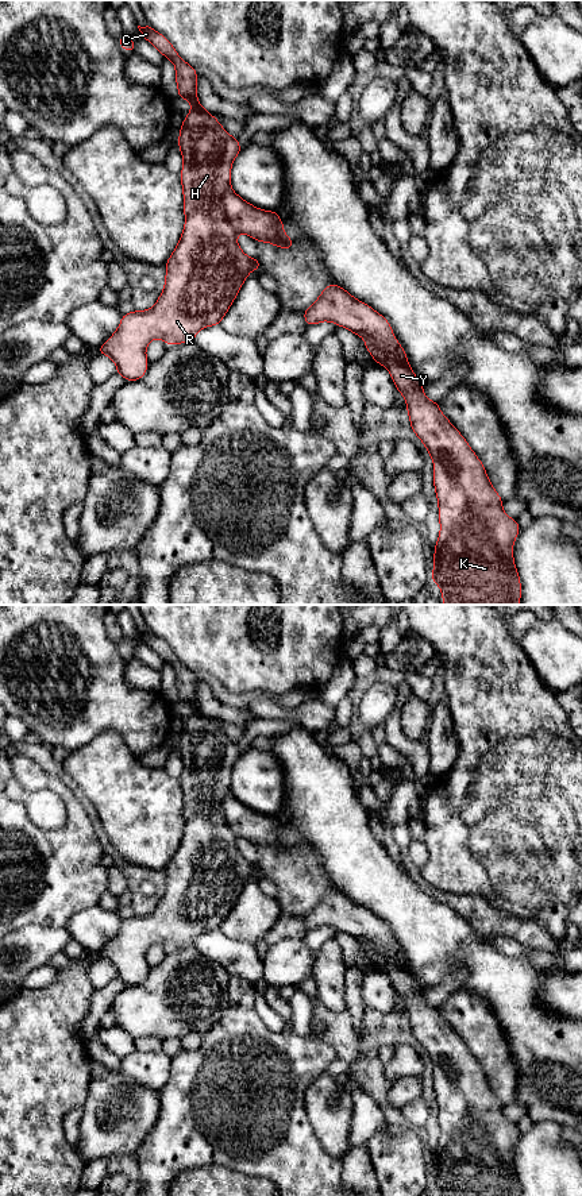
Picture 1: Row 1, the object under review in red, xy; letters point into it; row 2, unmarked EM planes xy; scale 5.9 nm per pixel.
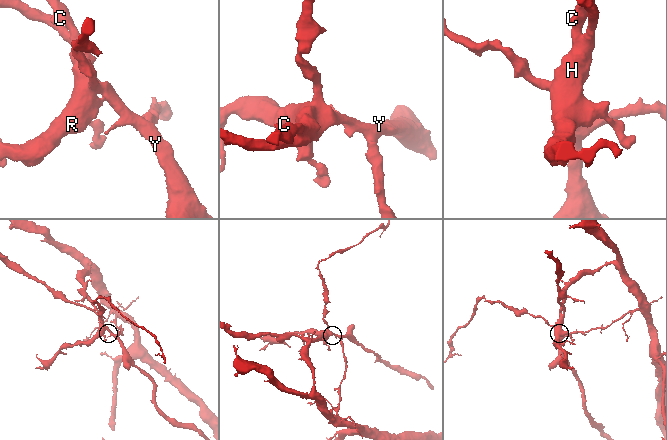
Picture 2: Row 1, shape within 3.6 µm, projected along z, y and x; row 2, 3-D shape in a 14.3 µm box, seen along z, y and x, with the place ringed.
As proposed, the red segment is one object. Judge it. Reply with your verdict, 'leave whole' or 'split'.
split

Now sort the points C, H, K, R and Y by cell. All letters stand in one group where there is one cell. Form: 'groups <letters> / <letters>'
groups C H R / K Y

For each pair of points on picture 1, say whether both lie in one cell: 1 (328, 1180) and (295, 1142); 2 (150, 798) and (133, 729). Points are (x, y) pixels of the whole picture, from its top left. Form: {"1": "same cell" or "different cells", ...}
{"1": "same cell", "2": "different cells"}

